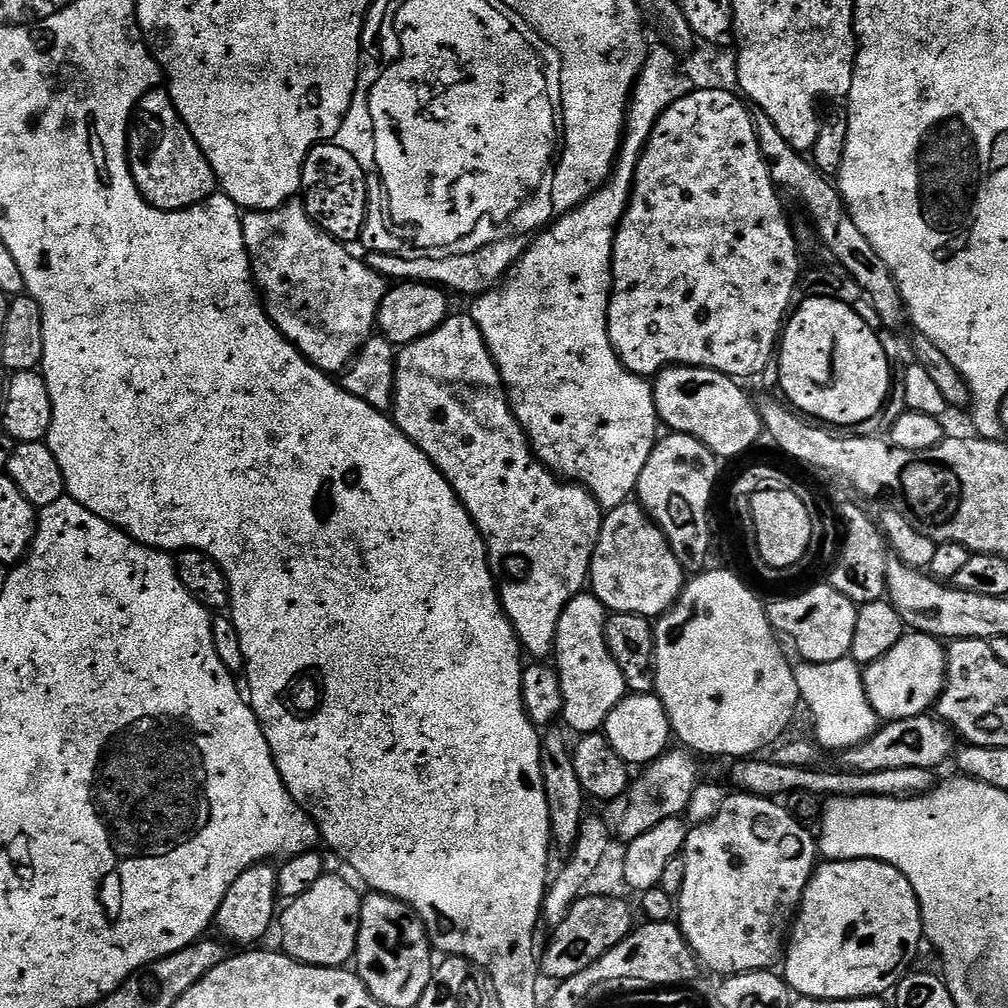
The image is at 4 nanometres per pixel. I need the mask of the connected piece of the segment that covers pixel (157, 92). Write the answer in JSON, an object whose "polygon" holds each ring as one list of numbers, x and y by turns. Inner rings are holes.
{"polygon":[[157,86,136,103,128,129,128,164,132,167,132,175,140,186,141,192,158,208,175,210,189,208,192,204,199,204,206,197,213,195,217,187,216,172,212,168,208,156,201,148,194,134,188,129,188,124,181,118,176,103,172,101,171,91]]}

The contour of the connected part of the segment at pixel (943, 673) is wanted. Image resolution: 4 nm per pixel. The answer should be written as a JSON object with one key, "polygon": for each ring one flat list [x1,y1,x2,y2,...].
{"polygon":[[909,631,878,662,863,669,864,689,870,706,881,721,901,720,925,715,944,692,944,679,948,676,948,654,945,645,935,636]]}

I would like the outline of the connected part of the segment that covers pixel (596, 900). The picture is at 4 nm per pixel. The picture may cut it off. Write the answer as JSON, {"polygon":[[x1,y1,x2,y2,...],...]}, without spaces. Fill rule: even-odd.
{"polygon":[[582,895,566,914,565,920,551,929,552,937,544,948,544,956,542,952,538,960,539,971,559,982,570,979,574,974,598,962,602,954,618,946,622,938,632,933,632,908,627,902,627,899,618,897]]}

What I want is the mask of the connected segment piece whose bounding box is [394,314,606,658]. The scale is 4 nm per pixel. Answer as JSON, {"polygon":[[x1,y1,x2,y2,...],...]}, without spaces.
{"polygon":[[449,315,448,319,441,322,430,334,405,344,399,349,396,357,394,419,396,425,432,459,432,463,448,479,448,485,454,489,456,496,472,516,476,528,483,536,484,543,488,546,488,564,492,568,492,575,496,577,500,605,504,607,504,615,507,616,512,628,516,631,516,638,520,641,521,649,527,655,529,652,532,658,551,657,556,643,558,618,562,618,562,610,573,598,581,595,589,583,592,571,592,555,596,549,596,543,600,540,600,531,606,512,605,509,601,508,599,500,583,484,565,482,536,457,536,453,532,450,531,440,528,439,527,434,524,433,524,428,515,413,512,412,512,403,508,400,508,391,504,388,498,366,492,357,491,350,488,349,488,343,484,340,482,330,472,320,471,315]]}

